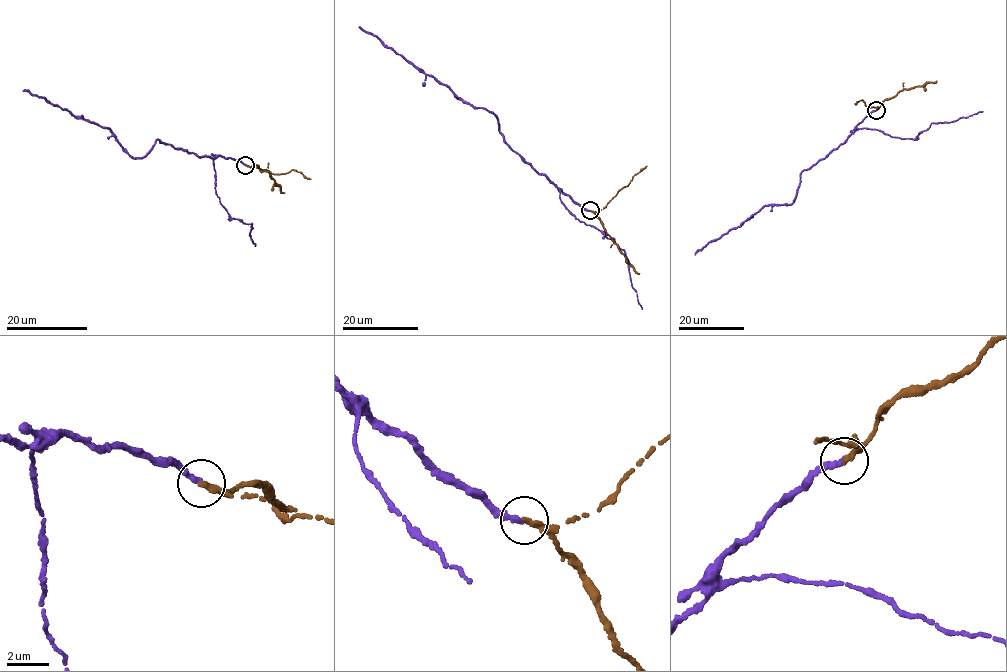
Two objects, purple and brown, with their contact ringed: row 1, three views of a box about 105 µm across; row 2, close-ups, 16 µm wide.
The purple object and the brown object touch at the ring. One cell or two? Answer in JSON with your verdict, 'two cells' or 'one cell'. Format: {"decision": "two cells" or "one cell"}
{"decision": "one cell"}

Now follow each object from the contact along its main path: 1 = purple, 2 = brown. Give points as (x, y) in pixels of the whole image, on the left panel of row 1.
1: (245, 165), (219, 156), (199, 156), (158, 139), (149, 152), (134, 158), (108, 128), (22, 91)
2: (245, 165), (266, 170), (284, 193)

